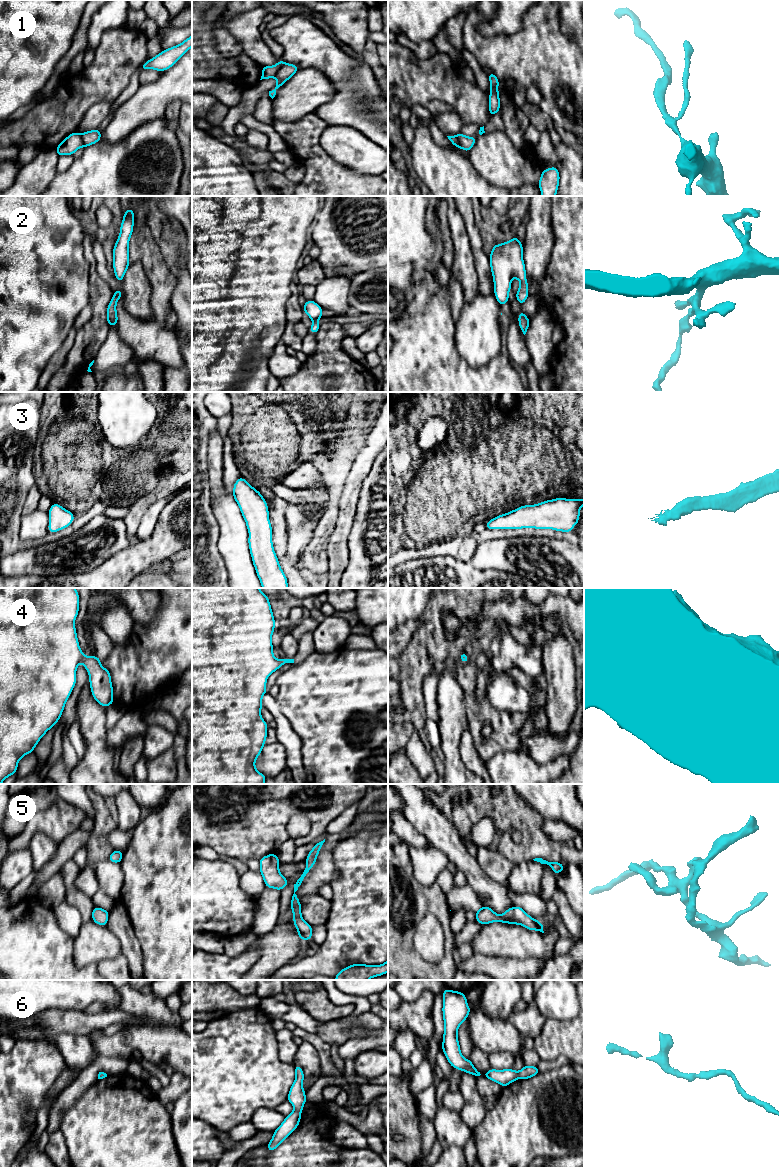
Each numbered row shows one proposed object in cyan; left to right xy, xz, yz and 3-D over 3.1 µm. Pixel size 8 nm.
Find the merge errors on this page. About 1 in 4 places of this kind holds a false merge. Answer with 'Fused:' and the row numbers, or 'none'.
Fused: 1

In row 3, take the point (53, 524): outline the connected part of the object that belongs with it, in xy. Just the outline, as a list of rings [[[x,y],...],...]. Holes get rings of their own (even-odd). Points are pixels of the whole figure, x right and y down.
[[[53,503],[47,513],[49,514],[48,531],[50,533],[67,528],[75,519],[72,512],[57,503]]]

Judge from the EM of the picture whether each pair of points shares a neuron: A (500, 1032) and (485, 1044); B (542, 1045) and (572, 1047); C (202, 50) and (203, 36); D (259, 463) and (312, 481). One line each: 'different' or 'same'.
A: same
B: same
C: same
D: different

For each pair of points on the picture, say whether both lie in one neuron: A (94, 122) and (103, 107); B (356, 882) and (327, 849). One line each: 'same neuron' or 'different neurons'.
A: same neuron
B: different neurons

